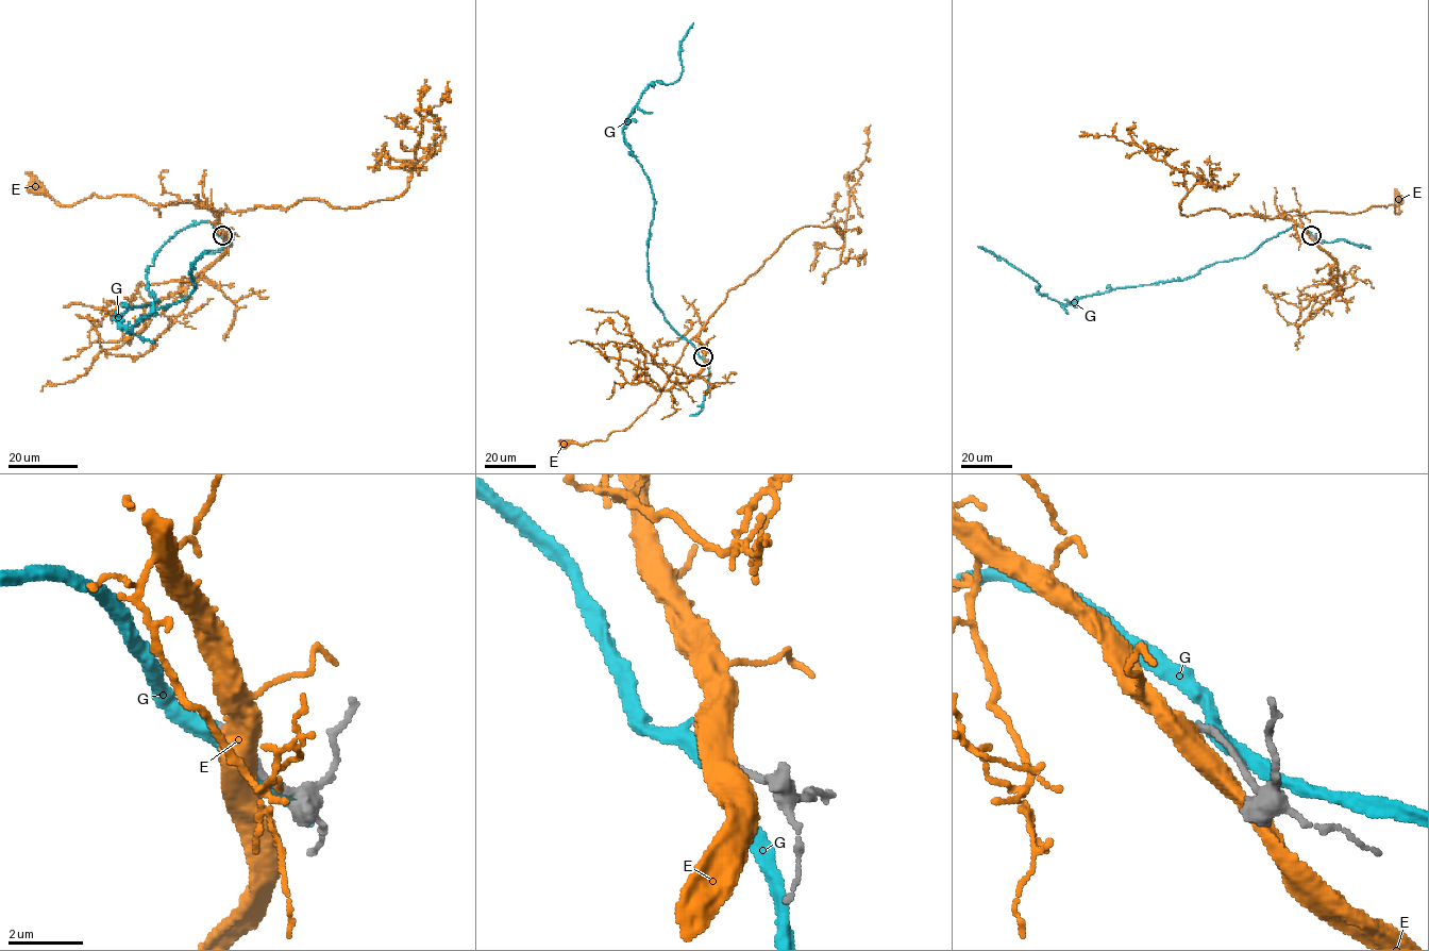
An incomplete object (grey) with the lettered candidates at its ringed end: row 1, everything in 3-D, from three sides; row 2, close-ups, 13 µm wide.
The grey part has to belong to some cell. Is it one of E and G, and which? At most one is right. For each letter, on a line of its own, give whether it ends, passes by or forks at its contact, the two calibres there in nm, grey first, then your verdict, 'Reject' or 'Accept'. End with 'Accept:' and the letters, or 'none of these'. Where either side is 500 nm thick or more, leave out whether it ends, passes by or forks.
E: Thickness 200 nm (grey) against 500 nm. Reject
G: It passes by. Thickness 200 nm (grey) against 400 nm. Reject
Accept: none of these

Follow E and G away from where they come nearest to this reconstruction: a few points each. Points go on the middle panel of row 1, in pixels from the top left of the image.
E: (703, 356), (699, 340), (692, 338), (659, 397), (627, 428), (614, 431), (605, 440), (564, 444)
G: (702, 356), (653, 298), (646, 247), (654, 199), (623, 131), (646, 87), (678, 79), (679, 45), (692, 22)

